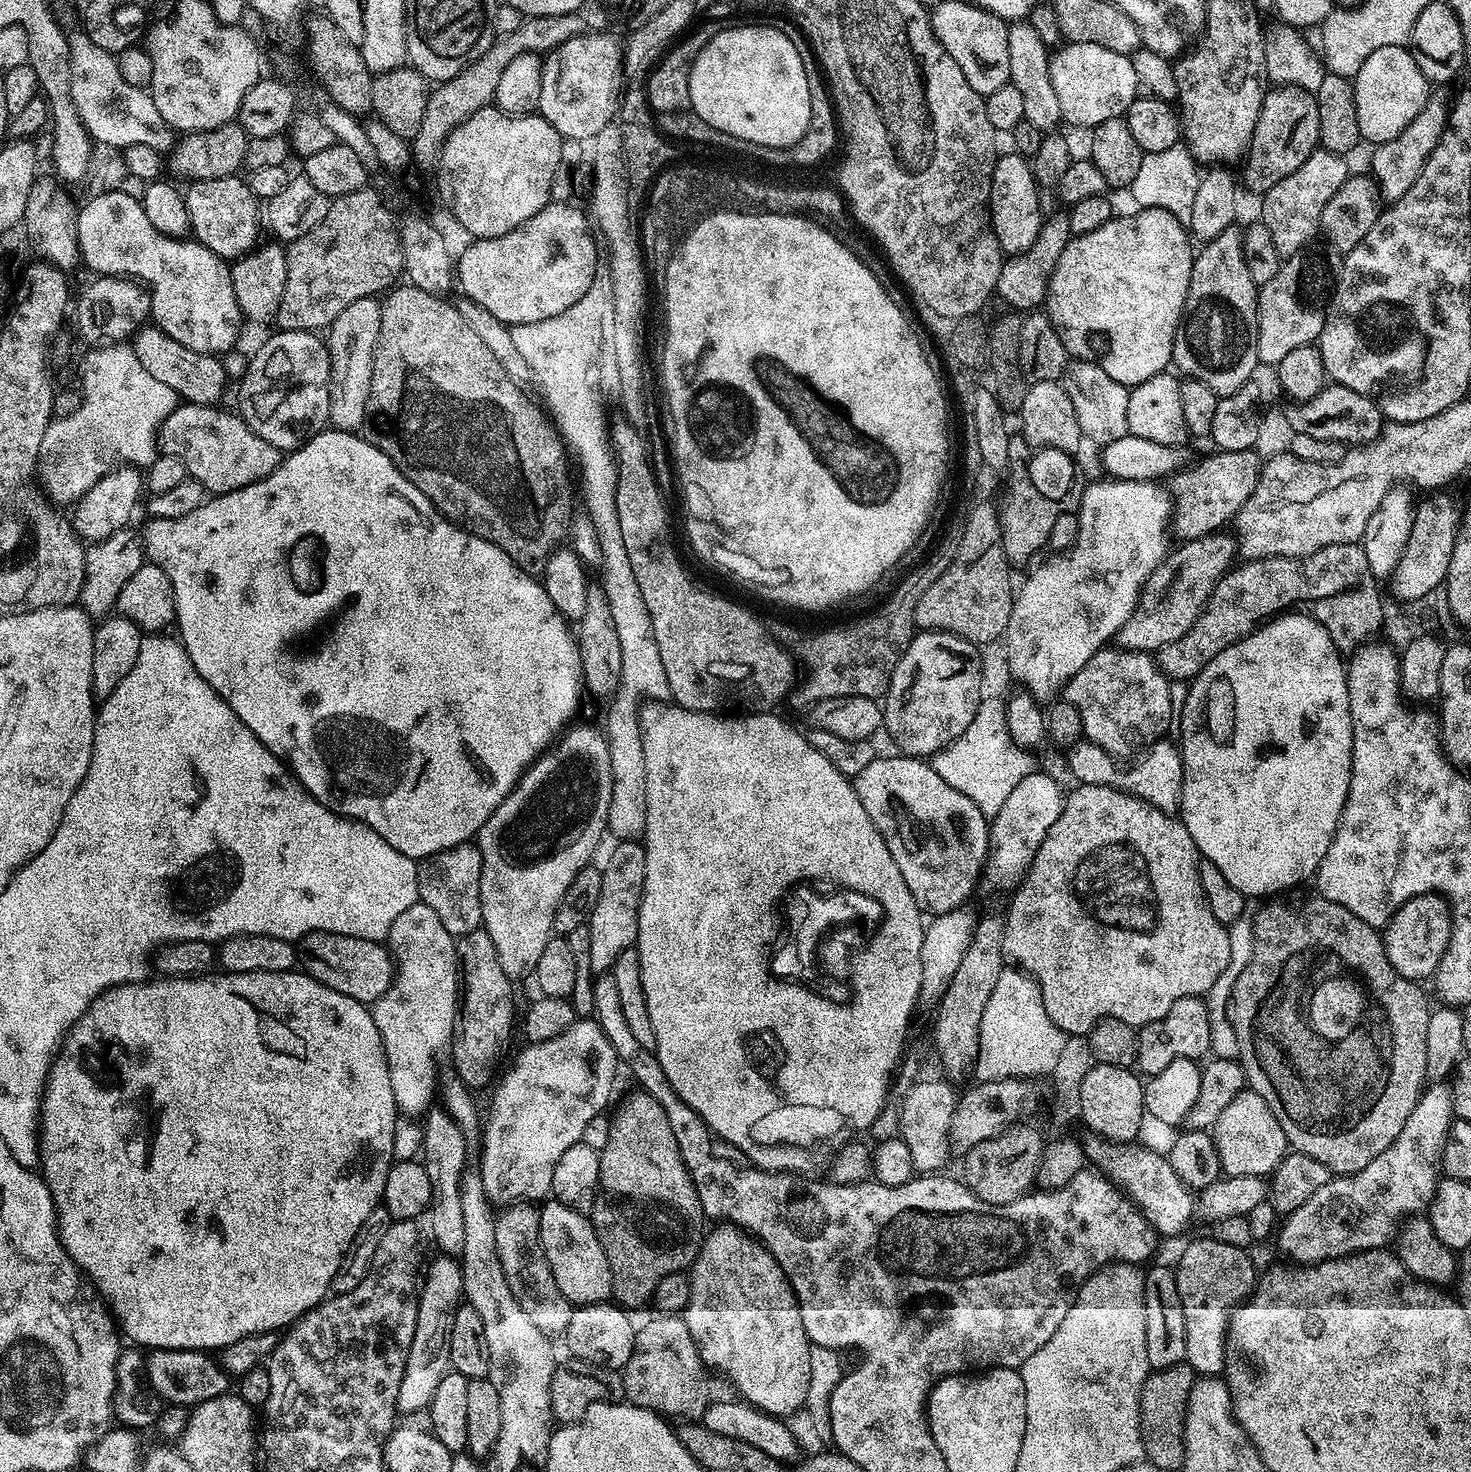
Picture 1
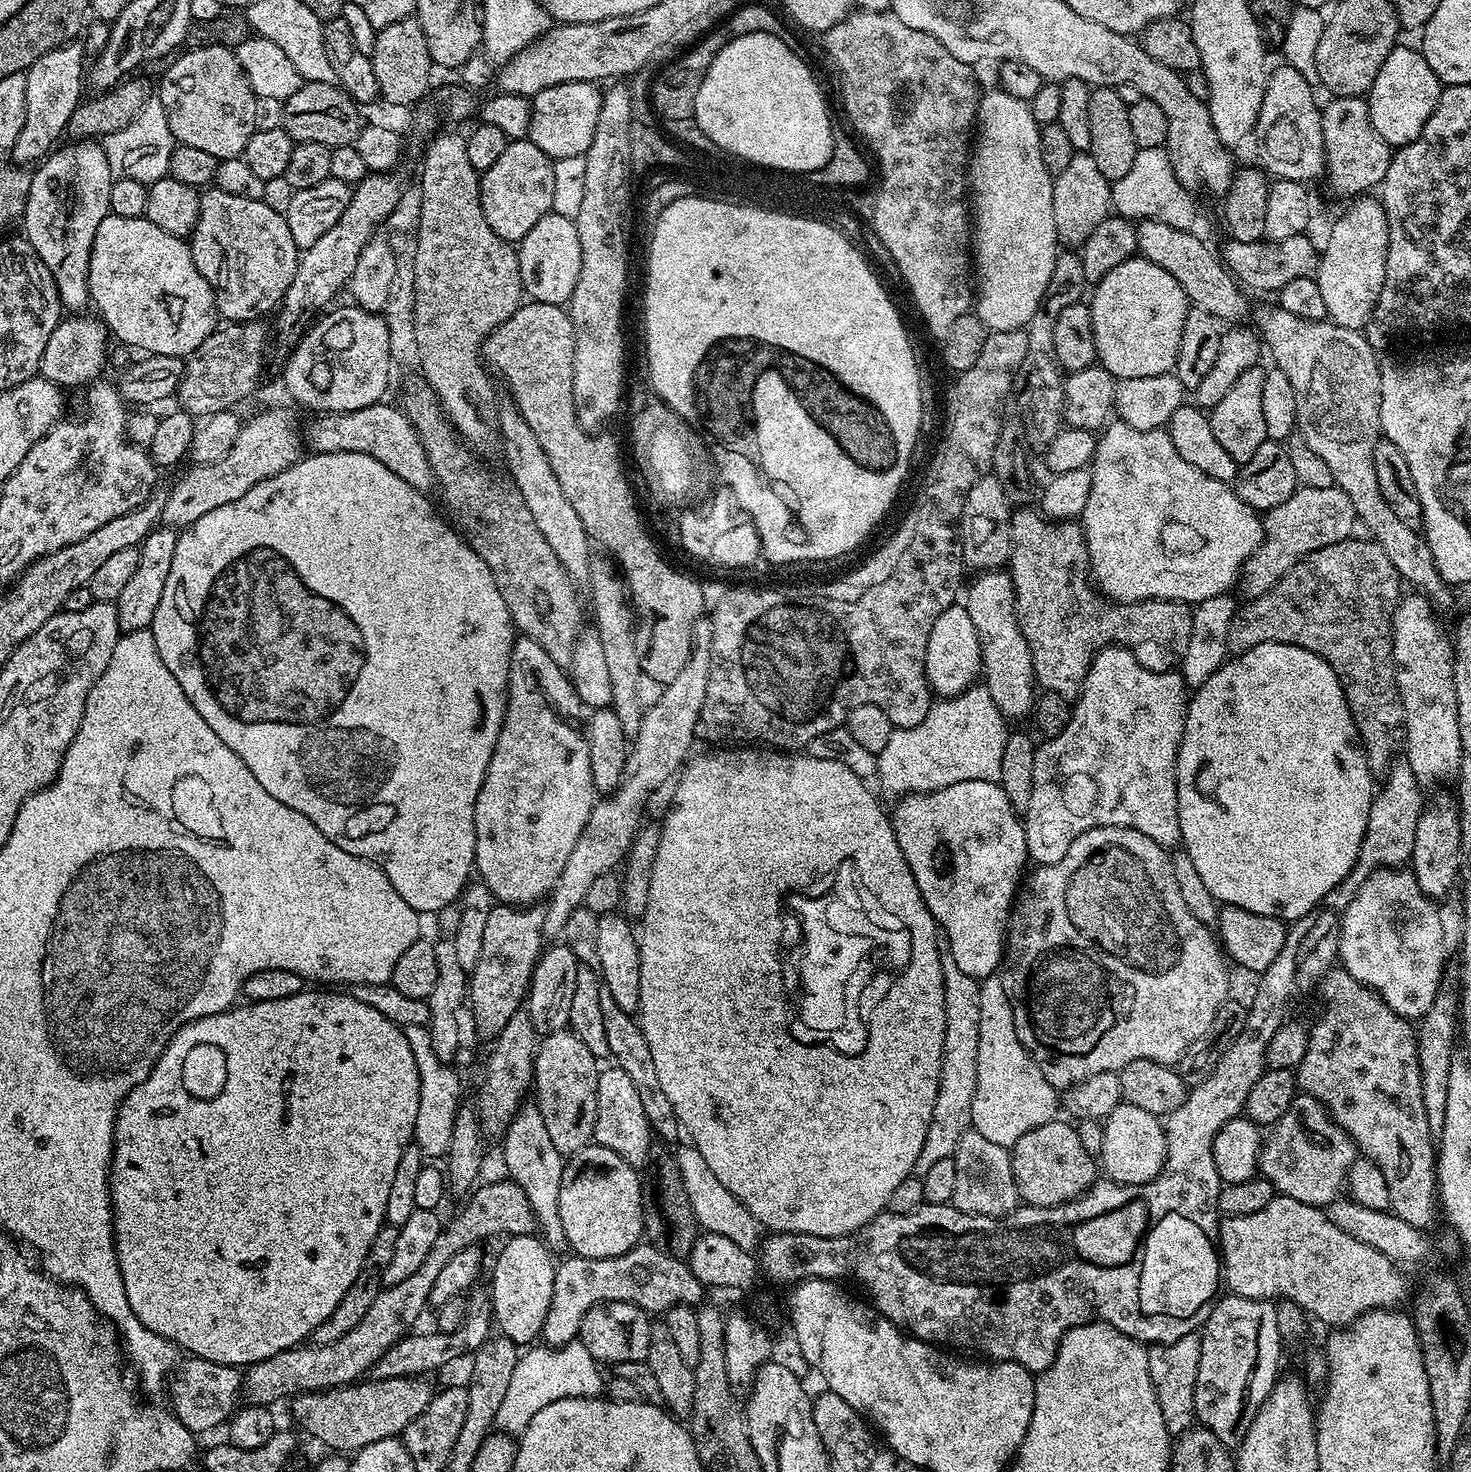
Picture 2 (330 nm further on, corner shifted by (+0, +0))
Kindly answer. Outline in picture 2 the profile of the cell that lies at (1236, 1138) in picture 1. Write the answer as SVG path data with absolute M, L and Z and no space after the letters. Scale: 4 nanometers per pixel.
M1307 1094L1297 1095L1280 1120L1271 1125L1269 1132L1272 1133L1269 1136L1267 1133L1260 1146L1258 1172L1263 1179L1269 1180L1276 1187L1279 1195L1317 1206L1327 1206L1341 1195L1350 1166L1358 1155L1356 1143L1333 1122L1328 1111L1314 1097Z

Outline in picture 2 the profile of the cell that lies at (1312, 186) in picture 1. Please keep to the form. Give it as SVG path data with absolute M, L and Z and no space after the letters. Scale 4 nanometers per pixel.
M1332 96L1329 104L1323 105L1320 114L1322 126L1322 138L1324 139L1324 167L1326 169L1326 181L1340 196L1356 198L1361 194L1371 193L1379 189L1380 184L1386 178L1386 170L1390 170L1393 149L1374 130L1368 102L1364 96Z

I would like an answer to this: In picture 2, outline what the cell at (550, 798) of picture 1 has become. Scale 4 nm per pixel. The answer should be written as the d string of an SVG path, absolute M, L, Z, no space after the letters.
M520 638L513 643L508 675L508 705L504 708L504 725L498 734L478 802L474 806L476 835L475 871L499 903L513 906L532 906L543 901L574 850L574 842L582 834L594 810L598 793L594 778L590 778L588 738L564 716L582 712L578 694L569 673L553 662L550 654L538 642Z

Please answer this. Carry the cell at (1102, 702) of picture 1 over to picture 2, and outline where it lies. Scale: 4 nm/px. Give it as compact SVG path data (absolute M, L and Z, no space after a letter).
M1020 506L1011 513L1012 550L1010 575L1016 599L1016 617L1030 646L1030 658L1034 666L1037 685L1043 691L1053 692L1065 698L1079 697L1080 687L1092 664L1092 658L1101 648L1109 646L1136 646L1147 640L1161 640L1183 650L1190 638L1192 608L1178 600L1139 600L1133 604L1117 604L1105 598L1090 579L1088 543L1083 527L1076 522L1053 522L1039 511Z

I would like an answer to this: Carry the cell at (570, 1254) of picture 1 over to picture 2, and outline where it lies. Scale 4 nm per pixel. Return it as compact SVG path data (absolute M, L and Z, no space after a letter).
M528 1102L516 1113L516 1118L502 1138L504 1143L504 1164L508 1167L507 1175L515 1180L516 1185L530 1198L530 1204L536 1215L536 1227L549 1249L564 1248L566 1241L562 1230L562 1218L558 1214L558 1190L562 1190L562 1174L564 1173L565 1157L554 1150L554 1142L550 1142L550 1134L546 1134L546 1122L542 1122L542 1114L536 1109L535 1103Z

